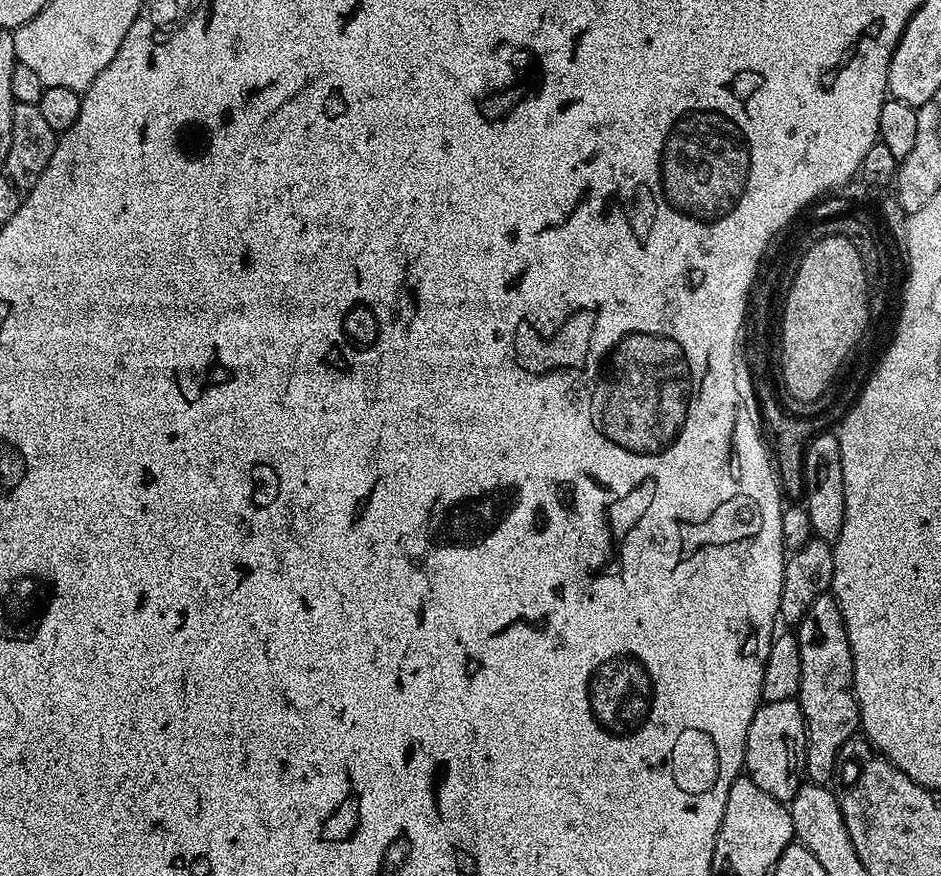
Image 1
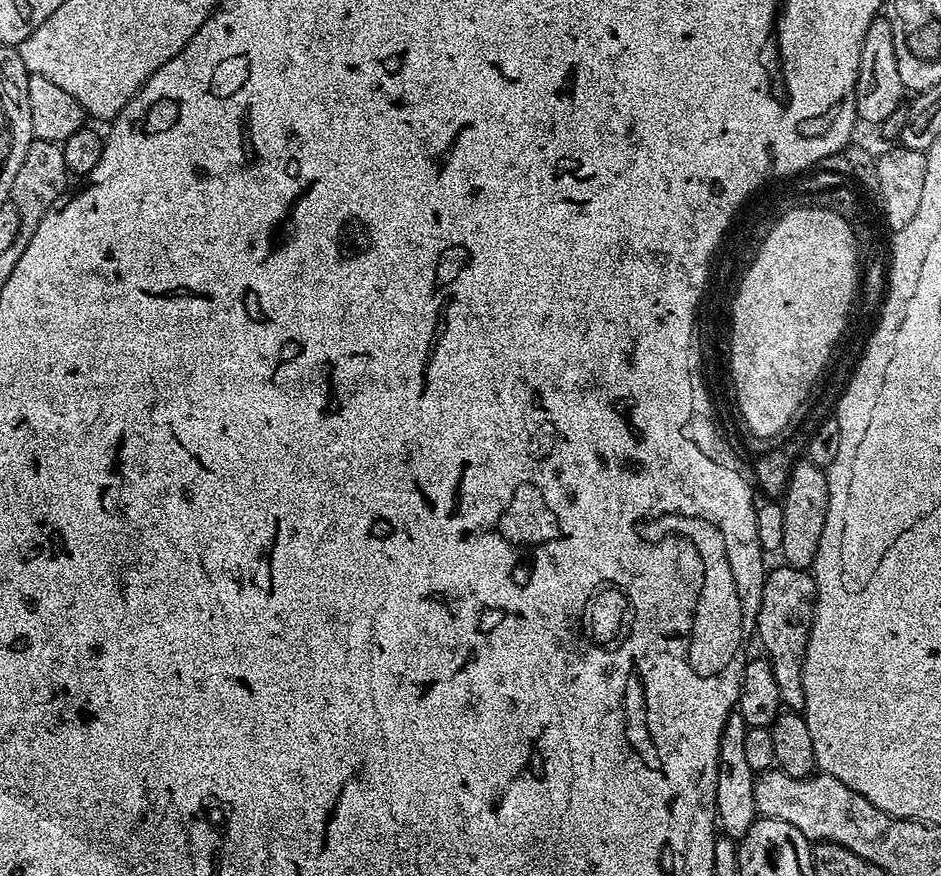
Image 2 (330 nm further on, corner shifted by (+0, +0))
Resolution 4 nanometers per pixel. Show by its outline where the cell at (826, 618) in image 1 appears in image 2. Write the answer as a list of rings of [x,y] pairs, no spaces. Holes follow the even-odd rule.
[[[779,567],[765,575],[760,607],[754,613],[756,636],[774,672],[774,682],[778,682],[781,705],[789,712],[803,713],[802,666],[812,629],[812,616],[816,613],[816,580],[811,571],[803,568]]]

